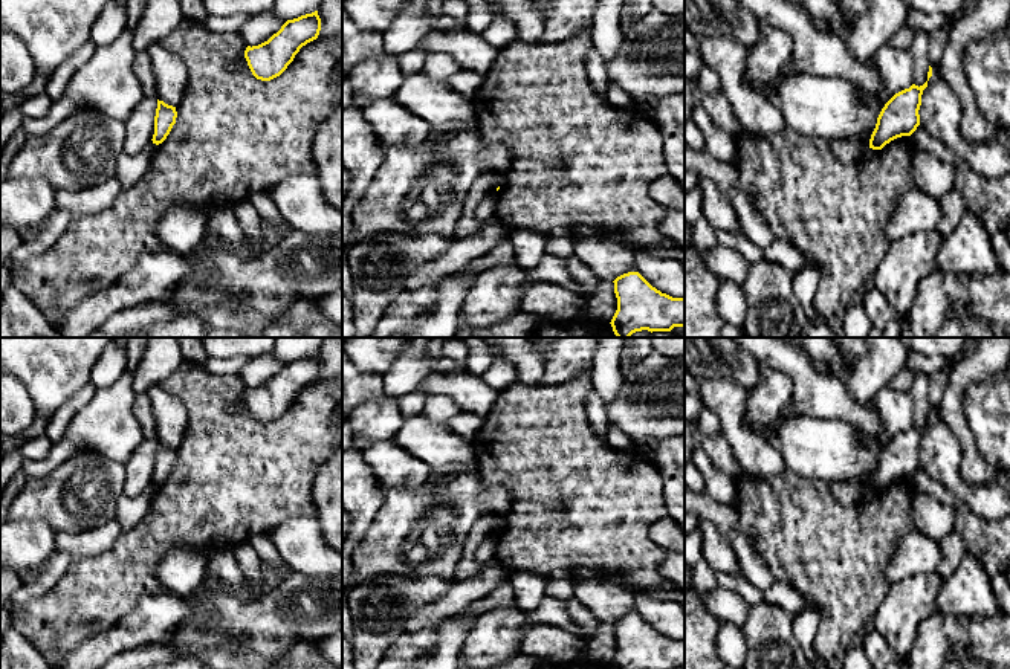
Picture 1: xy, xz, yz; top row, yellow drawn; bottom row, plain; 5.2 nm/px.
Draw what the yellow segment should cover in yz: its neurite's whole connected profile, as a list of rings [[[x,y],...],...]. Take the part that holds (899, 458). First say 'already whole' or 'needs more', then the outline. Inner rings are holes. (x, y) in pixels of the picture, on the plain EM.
already whole; [[[927,423],[923,428],[912,426],[895,435],[882,451],[876,470],[869,481],[869,490],[882,492],[891,483],[911,478],[920,467],[920,448],[923,432],[927,429]]]

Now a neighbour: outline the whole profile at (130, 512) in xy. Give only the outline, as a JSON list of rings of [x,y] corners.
[[[151,483],[145,490],[134,498],[121,495],[116,501],[115,518],[119,521],[124,532],[134,528],[148,513],[156,486]]]

